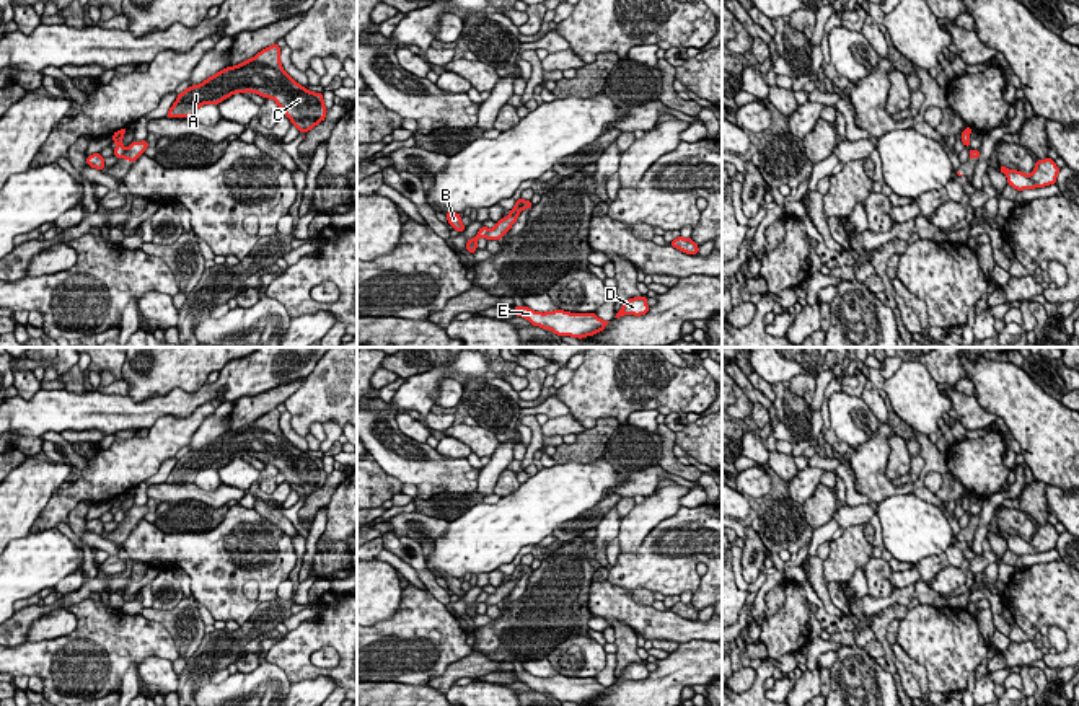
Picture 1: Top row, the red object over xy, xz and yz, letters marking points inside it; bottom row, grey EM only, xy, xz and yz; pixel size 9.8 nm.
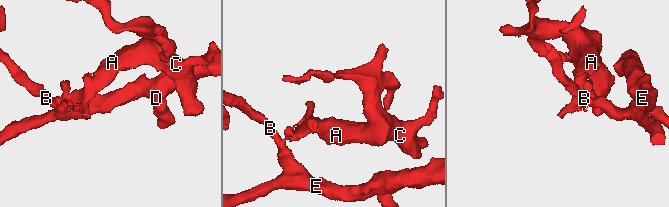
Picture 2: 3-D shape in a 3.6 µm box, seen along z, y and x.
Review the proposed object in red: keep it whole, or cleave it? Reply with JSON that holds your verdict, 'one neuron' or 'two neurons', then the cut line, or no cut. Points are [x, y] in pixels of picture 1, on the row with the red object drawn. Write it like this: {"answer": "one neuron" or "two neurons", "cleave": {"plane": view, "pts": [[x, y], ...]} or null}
{"answer": "two neurons", "cleave": {"plane": "xy", "pts": [[126, 150], [119, 157]]}}

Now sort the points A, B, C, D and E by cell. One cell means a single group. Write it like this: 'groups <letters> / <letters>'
groups A C / B D E

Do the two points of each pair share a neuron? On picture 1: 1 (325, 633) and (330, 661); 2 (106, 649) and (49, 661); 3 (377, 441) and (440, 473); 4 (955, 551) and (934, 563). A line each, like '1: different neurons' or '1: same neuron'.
1: different neurons
2: same neuron
3: same neuron
4: same neuron

